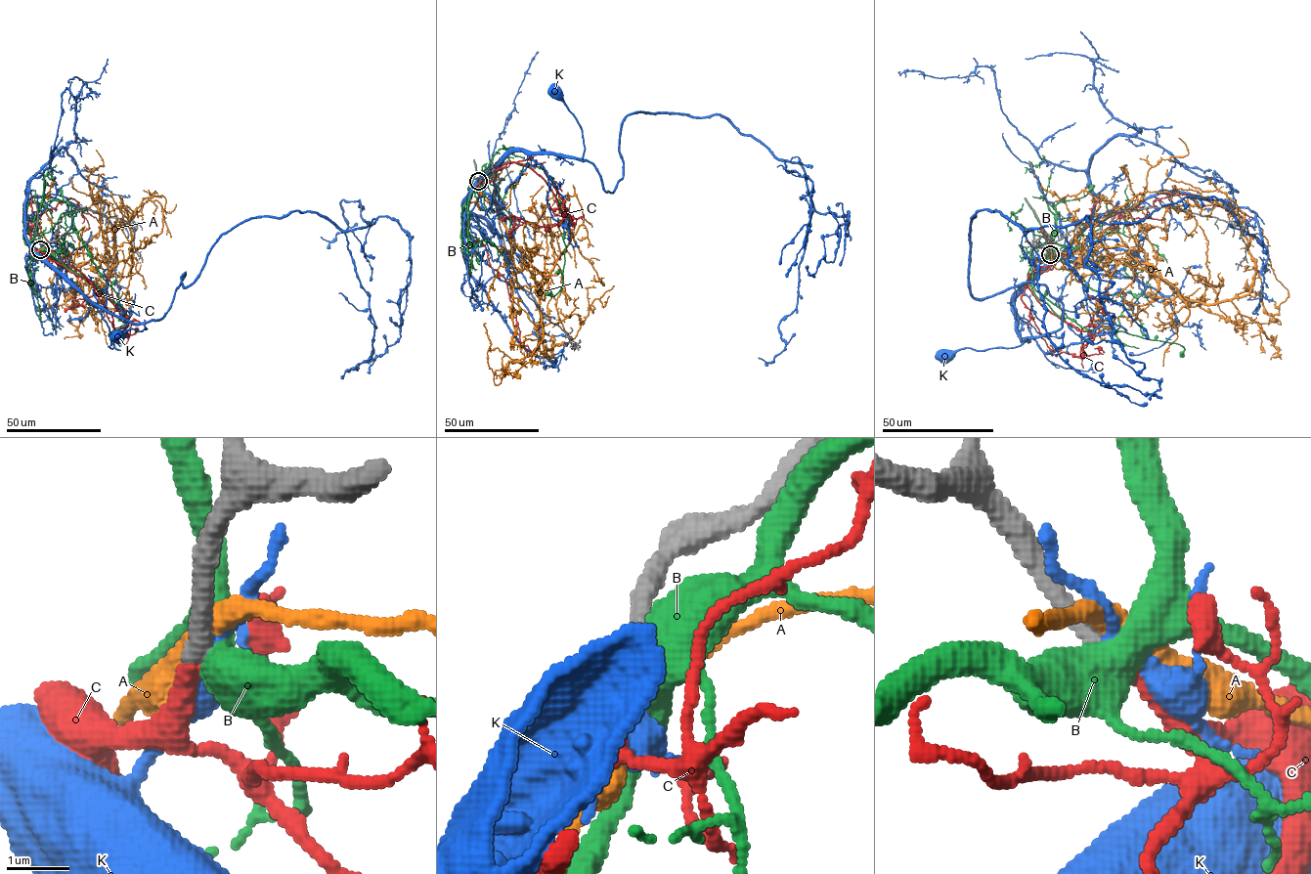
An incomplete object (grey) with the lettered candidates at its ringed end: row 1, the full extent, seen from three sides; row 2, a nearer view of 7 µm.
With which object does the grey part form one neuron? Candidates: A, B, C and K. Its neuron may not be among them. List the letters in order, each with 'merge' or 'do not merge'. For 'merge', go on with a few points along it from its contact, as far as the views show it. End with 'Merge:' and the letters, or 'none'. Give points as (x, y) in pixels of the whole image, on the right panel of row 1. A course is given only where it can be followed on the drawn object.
A: do not merge
B: do not merge
C: merge | via (1050, 255), (1055, 265), (1027, 281), (1036, 299), (1078, 330), (1098, 325), (1100, 306), (1113, 324)
K: do not merge
Merge: C

